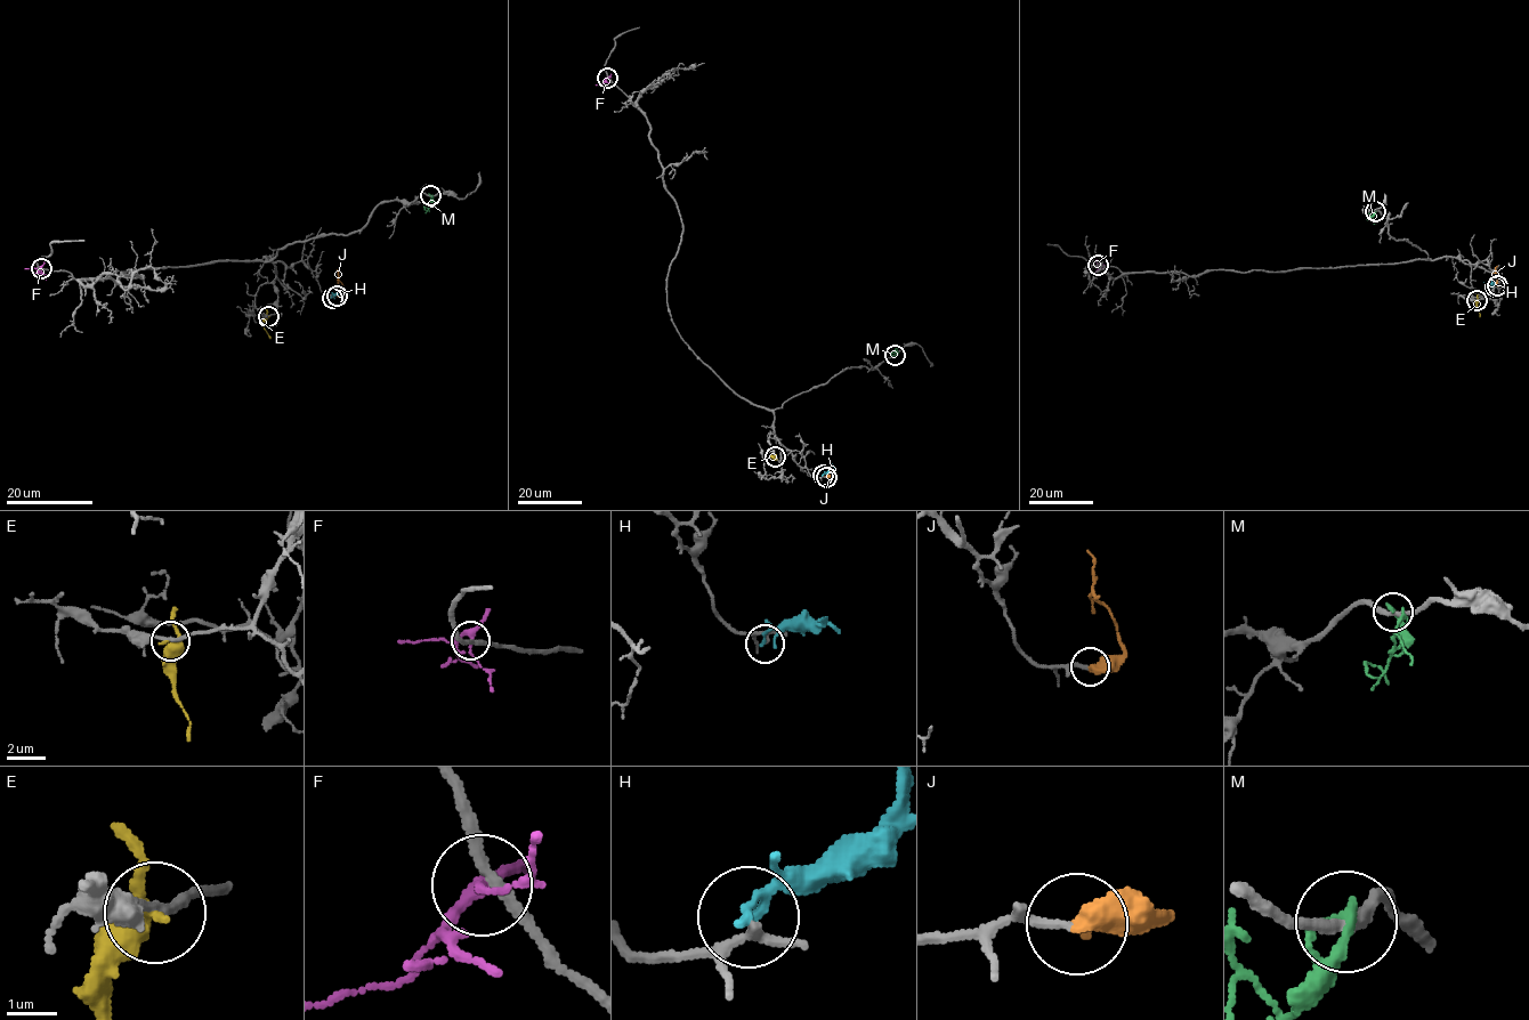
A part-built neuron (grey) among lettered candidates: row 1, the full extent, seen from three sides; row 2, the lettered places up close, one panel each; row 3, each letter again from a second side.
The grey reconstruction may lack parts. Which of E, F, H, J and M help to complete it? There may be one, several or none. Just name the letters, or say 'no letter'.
J

